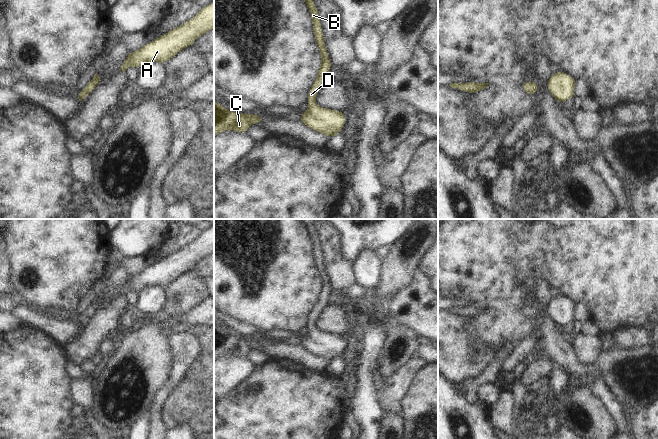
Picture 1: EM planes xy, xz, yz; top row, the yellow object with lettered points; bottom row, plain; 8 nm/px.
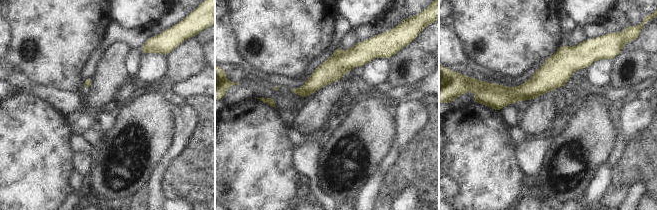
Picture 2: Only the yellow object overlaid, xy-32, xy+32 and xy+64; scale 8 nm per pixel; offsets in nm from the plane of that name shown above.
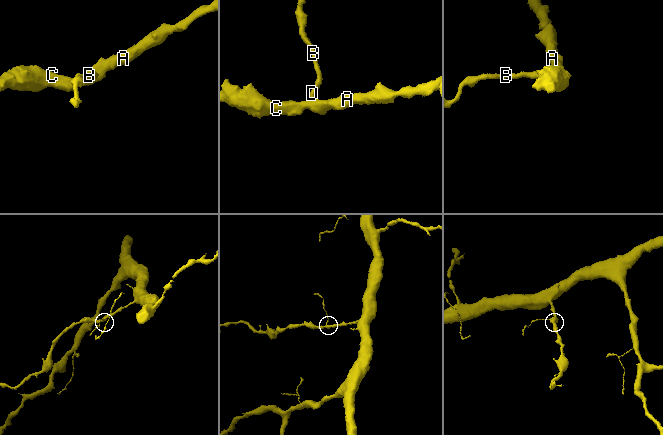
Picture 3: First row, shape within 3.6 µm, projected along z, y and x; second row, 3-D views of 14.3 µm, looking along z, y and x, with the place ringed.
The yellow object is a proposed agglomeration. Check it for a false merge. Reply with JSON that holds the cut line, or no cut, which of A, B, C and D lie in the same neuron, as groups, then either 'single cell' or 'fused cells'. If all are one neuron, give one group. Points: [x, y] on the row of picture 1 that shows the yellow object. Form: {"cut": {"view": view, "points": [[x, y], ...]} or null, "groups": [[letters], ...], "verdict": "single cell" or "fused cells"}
{"cut": null, "groups": [["A", "B", "C", "D"]], "verdict": "single cell"}

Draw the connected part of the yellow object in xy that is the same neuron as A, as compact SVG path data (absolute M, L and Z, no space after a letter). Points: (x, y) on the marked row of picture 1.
M214 1L202 7L191 19L171 31L159 36L154 41L145 44L135 52L129 52L120 66L125 70L134 66L138 70L146 63L158 62L164 64L185 47L192 46L196 39L214 28Z

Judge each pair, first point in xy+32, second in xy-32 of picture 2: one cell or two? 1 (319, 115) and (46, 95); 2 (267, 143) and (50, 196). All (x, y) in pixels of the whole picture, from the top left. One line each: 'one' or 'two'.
1: two
2: one

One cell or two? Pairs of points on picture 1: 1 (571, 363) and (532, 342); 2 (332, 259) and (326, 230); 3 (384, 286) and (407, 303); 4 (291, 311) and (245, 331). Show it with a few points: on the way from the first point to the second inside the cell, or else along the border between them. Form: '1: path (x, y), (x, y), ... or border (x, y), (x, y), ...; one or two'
1: border (539, 334), (541, 345); two
2: path (331, 252), (328, 237); one
3: border (412, 279), (388, 298); two
4: border (231, 318), (251, 325), (263, 335); two

